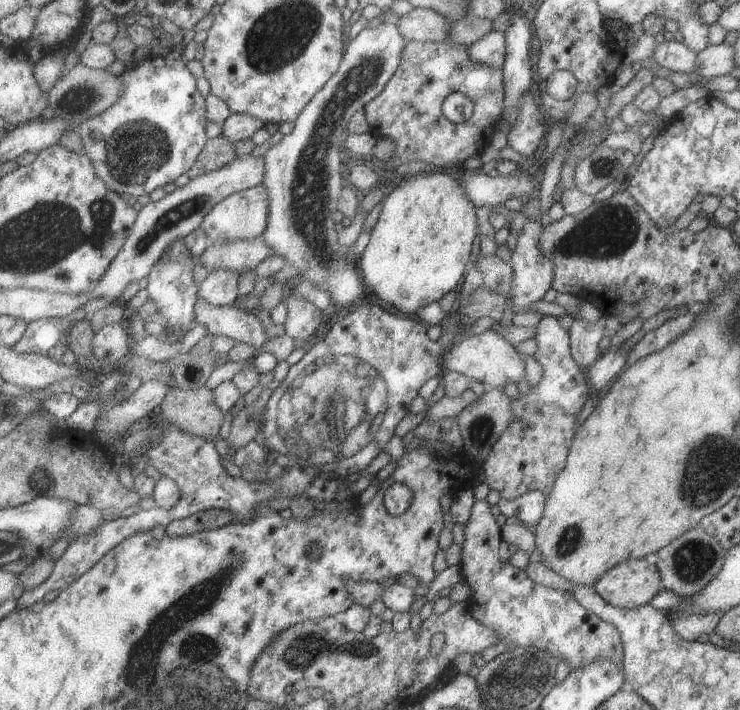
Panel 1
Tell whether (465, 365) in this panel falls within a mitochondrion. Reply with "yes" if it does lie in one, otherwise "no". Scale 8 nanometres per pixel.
no

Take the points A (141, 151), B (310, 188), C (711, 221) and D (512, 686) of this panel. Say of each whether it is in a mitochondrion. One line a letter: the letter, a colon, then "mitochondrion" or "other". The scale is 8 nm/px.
A: mitochondrion
B: mitochondrion
C: other
D: mitochondrion

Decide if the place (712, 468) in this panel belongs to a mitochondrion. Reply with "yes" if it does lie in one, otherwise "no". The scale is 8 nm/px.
yes

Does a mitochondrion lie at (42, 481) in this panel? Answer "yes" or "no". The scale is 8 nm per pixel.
yes

